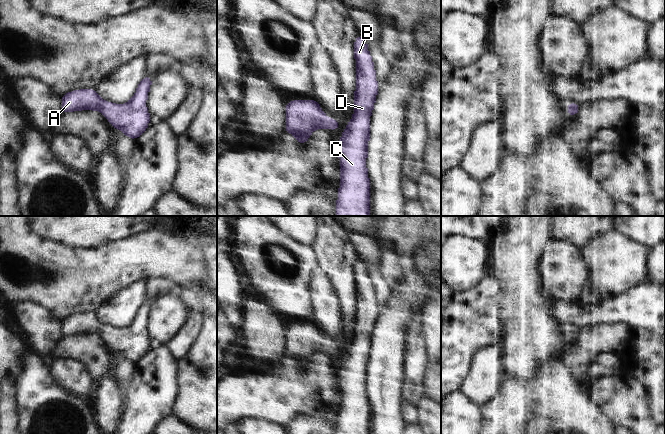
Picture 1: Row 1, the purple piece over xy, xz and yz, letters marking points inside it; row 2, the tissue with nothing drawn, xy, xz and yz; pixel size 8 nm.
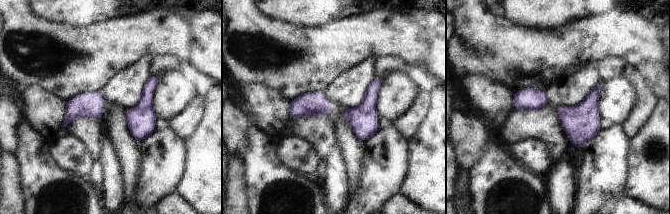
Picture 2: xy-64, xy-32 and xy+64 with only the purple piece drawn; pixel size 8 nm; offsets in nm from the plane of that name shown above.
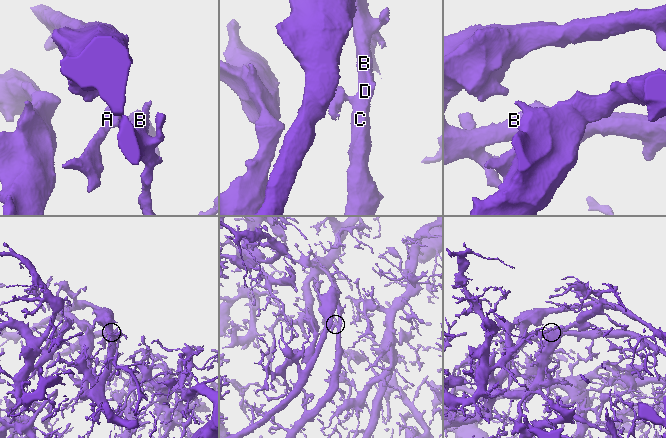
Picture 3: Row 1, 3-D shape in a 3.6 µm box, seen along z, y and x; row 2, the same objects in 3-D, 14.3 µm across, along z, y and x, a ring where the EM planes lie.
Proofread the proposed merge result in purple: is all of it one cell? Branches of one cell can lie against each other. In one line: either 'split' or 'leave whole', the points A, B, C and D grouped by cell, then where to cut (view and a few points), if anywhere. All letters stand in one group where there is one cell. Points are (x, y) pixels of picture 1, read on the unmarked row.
leave whole | A B C D | no cut

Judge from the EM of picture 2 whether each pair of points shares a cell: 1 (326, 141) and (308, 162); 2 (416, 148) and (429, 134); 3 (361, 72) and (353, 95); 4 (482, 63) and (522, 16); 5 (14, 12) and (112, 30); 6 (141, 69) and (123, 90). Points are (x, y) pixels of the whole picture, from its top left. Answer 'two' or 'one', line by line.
1: two
2: one
3: one
4: two
5: one
6: one

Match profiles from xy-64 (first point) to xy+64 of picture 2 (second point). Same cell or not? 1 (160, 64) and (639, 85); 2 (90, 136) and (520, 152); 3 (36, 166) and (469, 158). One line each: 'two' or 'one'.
1: one
2: two
3: two

